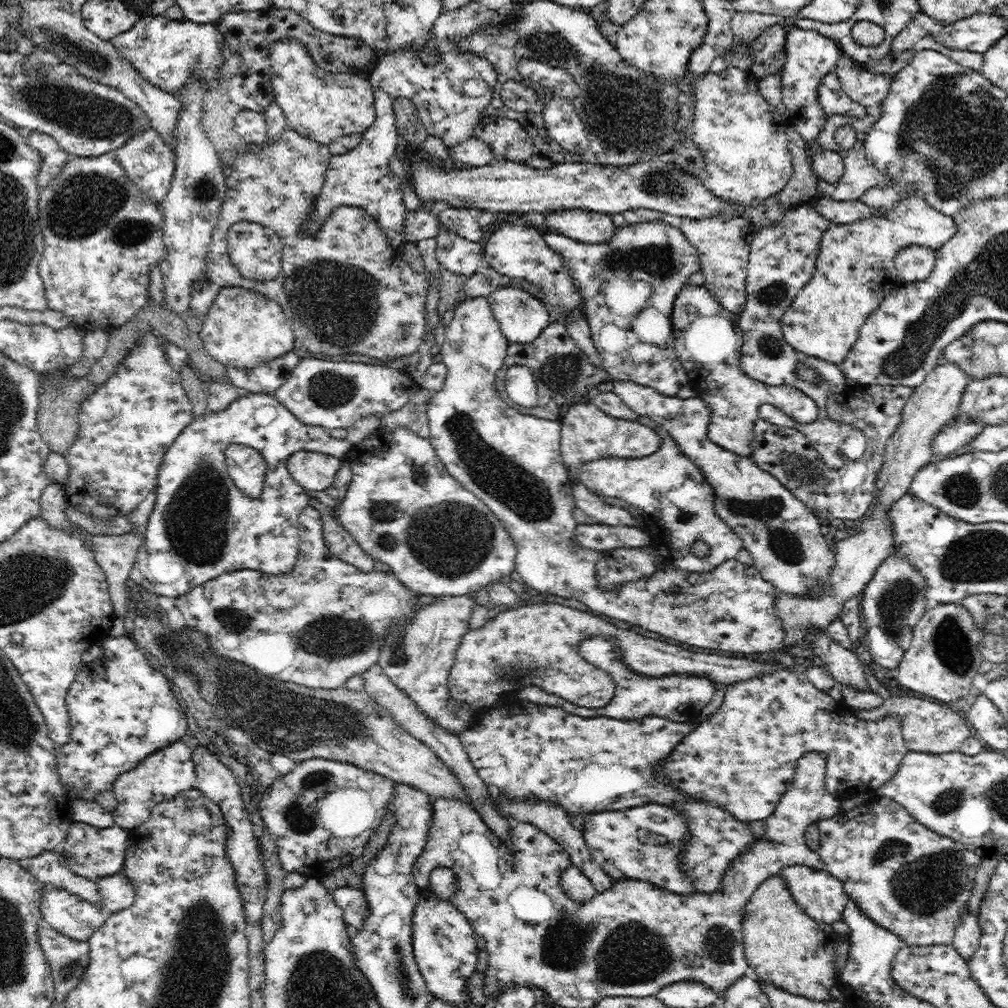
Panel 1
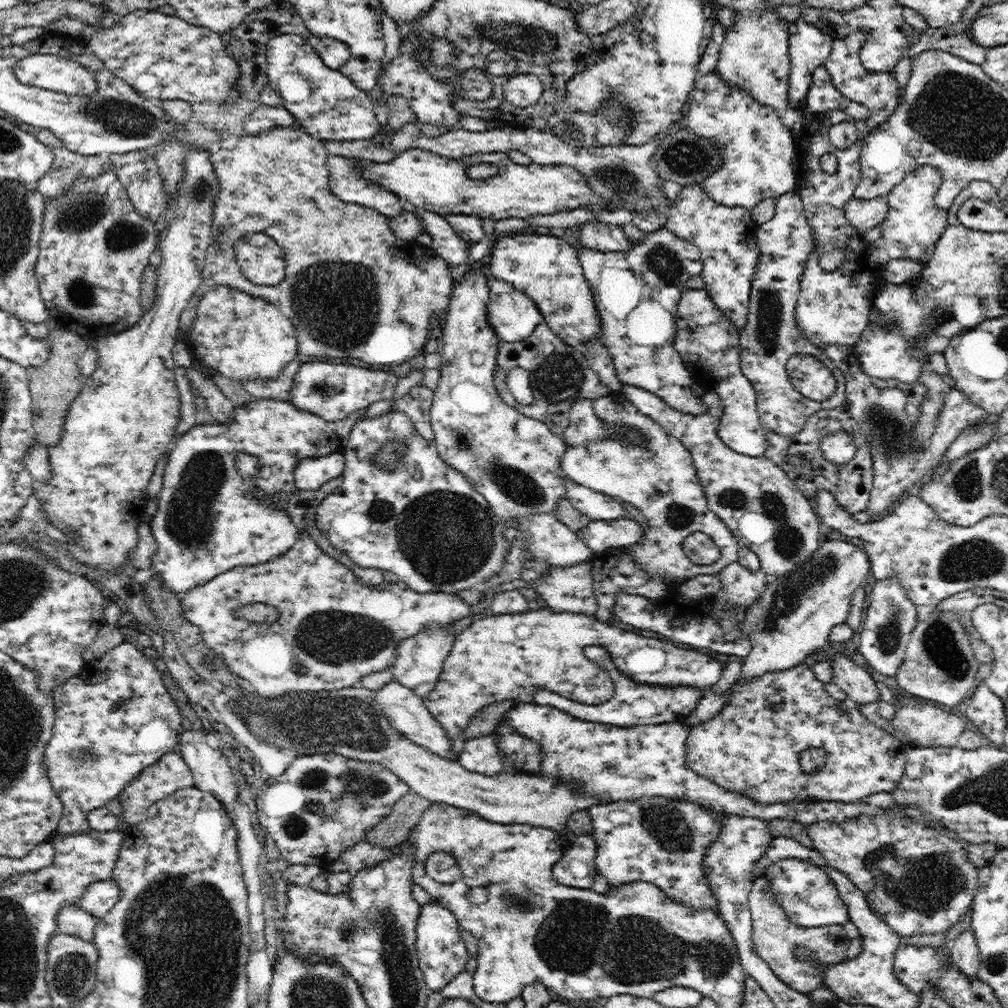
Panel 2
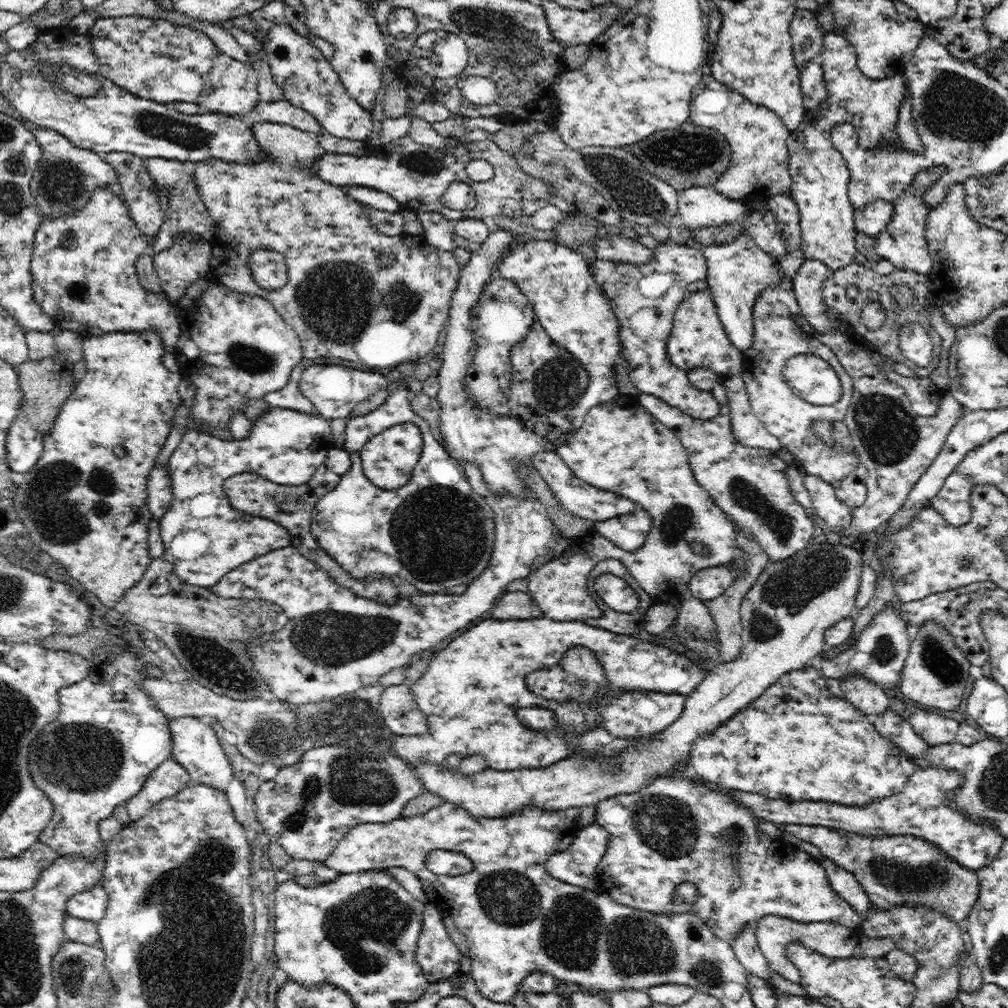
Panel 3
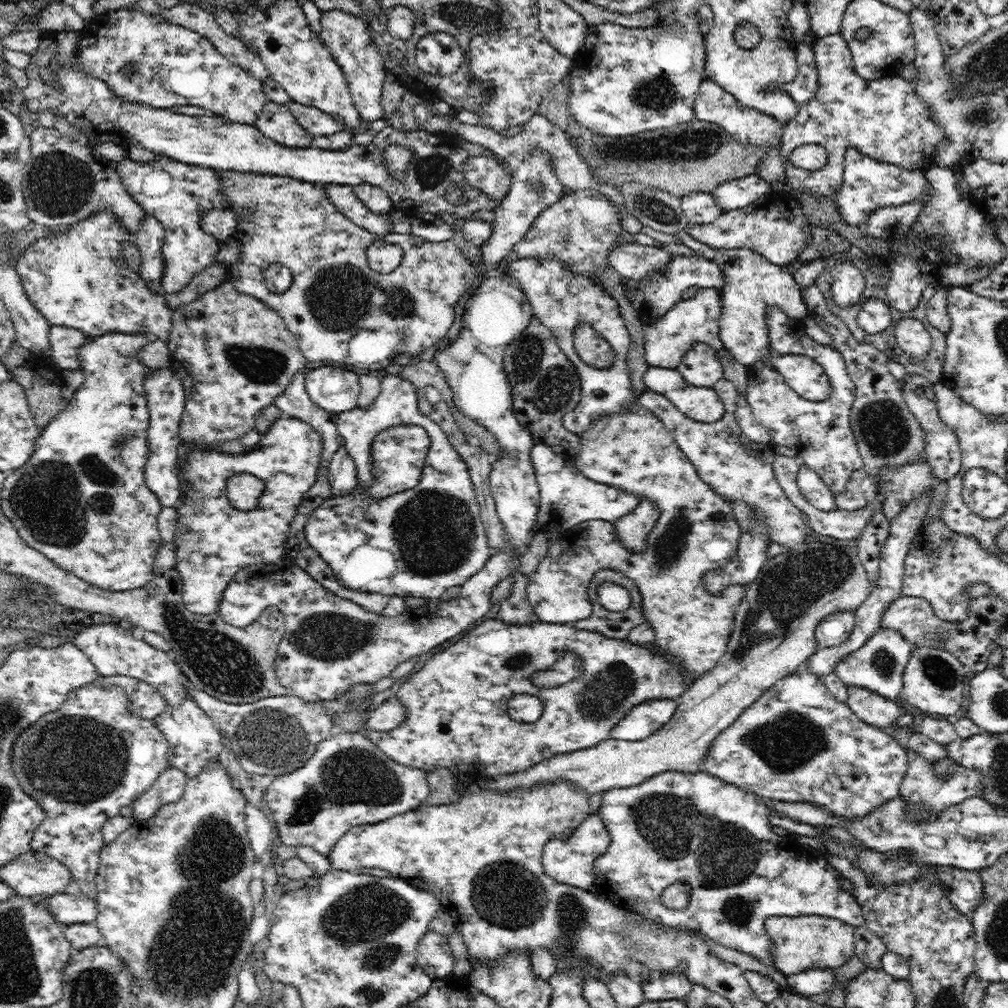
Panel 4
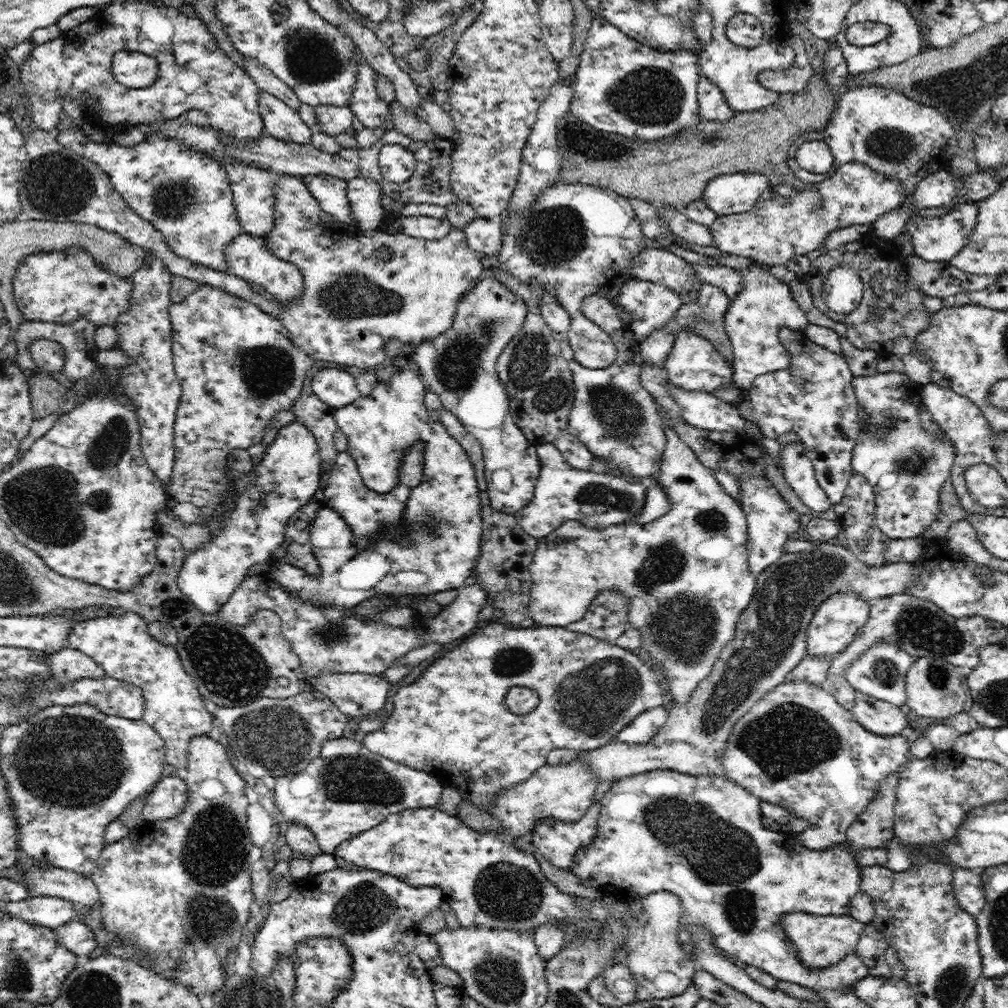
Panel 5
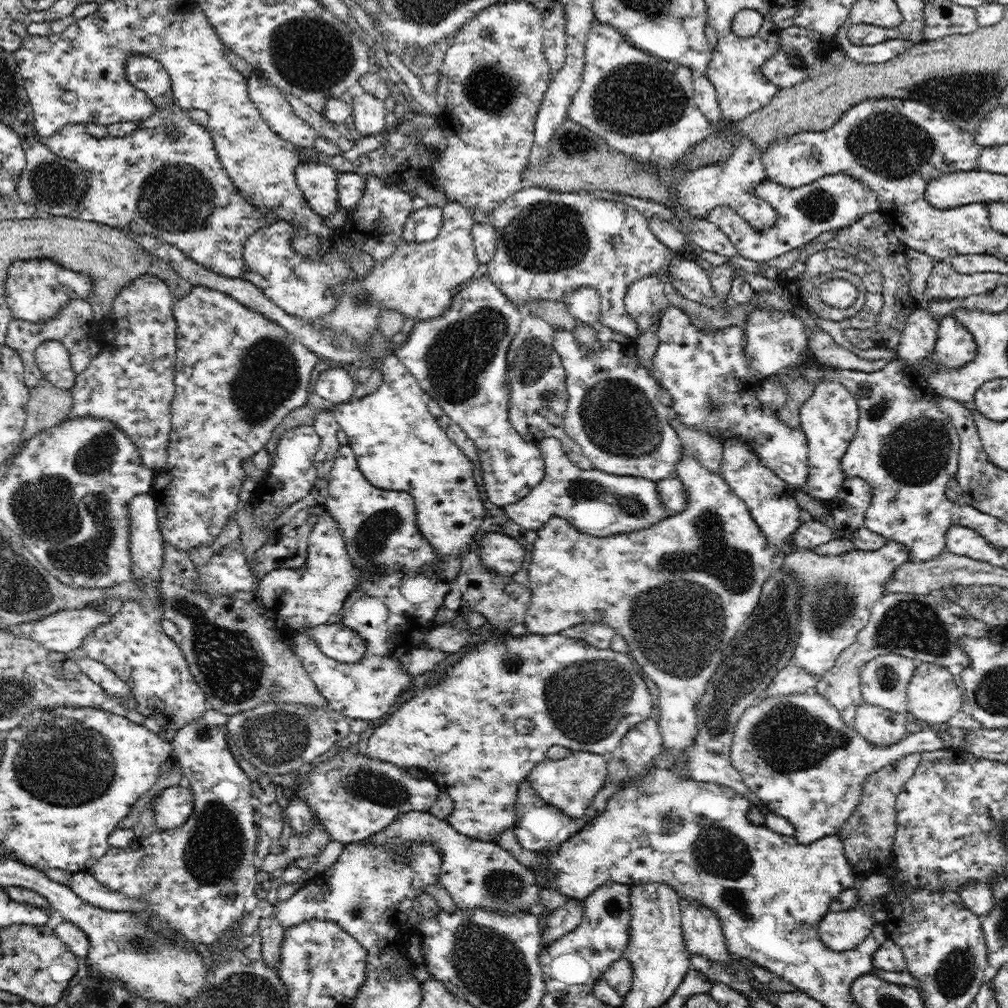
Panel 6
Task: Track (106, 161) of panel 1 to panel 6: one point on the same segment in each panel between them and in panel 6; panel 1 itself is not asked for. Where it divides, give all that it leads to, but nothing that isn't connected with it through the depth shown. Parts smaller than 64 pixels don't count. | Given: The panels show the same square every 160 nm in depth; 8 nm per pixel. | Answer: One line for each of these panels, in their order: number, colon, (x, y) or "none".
2: (94, 247)
3: (83, 276)
4: (77, 278)
5: (57, 287)
6: (36, 289)

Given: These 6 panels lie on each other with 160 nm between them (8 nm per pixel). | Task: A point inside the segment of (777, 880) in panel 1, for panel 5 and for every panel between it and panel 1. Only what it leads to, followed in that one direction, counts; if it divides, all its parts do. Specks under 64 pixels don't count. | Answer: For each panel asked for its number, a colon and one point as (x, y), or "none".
2: (776, 940)
3: (774, 934)
4: (798, 942)
5: (819, 940)

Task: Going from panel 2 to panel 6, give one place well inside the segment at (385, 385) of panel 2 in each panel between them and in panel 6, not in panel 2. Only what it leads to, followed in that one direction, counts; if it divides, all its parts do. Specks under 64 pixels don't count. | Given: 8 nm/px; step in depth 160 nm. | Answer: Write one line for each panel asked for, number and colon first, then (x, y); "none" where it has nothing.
3: (334, 391)
4: (335, 390)
5: (337, 388)
6: (334, 384)

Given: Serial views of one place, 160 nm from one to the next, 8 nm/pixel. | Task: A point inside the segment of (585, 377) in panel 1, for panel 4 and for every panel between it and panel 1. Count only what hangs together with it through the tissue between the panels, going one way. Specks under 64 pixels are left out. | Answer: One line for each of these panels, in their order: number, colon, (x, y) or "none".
2: (560, 374)
3: (547, 382)
4: (545, 385)

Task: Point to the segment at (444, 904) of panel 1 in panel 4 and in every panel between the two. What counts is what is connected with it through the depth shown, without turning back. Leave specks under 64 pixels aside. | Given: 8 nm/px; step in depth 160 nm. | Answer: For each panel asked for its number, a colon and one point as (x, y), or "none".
2: (442, 954)
3: (436, 953)
4: (434, 955)

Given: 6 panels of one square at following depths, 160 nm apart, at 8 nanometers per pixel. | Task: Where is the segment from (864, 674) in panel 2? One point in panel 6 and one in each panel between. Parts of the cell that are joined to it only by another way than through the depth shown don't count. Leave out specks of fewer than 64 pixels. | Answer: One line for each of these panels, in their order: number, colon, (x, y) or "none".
3: (869, 698)
4: (879, 712)
5: (879, 717)
6: (881, 727)

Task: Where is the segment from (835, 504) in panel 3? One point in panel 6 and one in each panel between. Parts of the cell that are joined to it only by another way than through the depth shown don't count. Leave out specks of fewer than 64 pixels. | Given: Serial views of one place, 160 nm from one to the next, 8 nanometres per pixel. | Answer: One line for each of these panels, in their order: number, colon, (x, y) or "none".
4: (816, 492)
5: (798, 469)
6: (706, 373)

